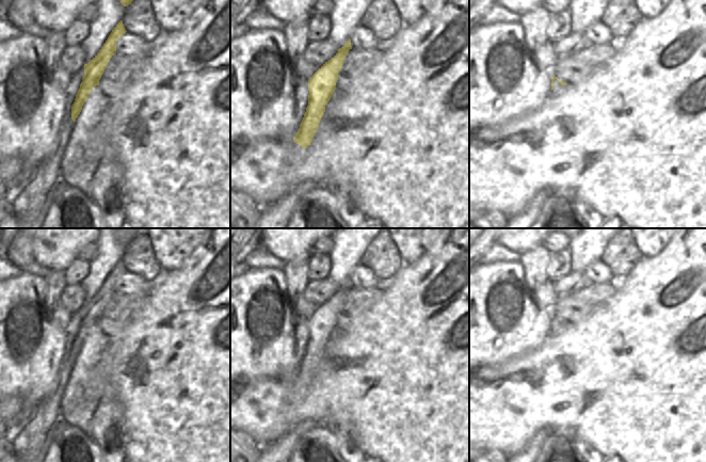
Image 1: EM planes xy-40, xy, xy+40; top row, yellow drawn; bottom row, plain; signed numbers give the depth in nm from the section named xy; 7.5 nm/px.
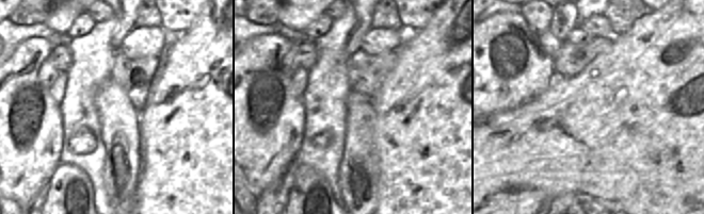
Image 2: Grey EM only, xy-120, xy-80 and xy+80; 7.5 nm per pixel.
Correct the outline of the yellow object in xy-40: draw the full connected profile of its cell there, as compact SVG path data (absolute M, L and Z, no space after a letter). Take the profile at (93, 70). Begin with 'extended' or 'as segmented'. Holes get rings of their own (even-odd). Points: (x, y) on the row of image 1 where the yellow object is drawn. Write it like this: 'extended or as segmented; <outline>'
extended; M121 20L110 33L99 52L75 75L65 90L67 101L65 114L59 131L59 146L35 170L33 178L12 194L10 209L21 224L30 224L42 212L48 193L61 179L61 159L69 142L76 118L82 110L91 91L99 85L99 80L110 61L116 53L116 42L126 33Z

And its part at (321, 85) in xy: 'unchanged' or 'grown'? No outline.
unchanged

